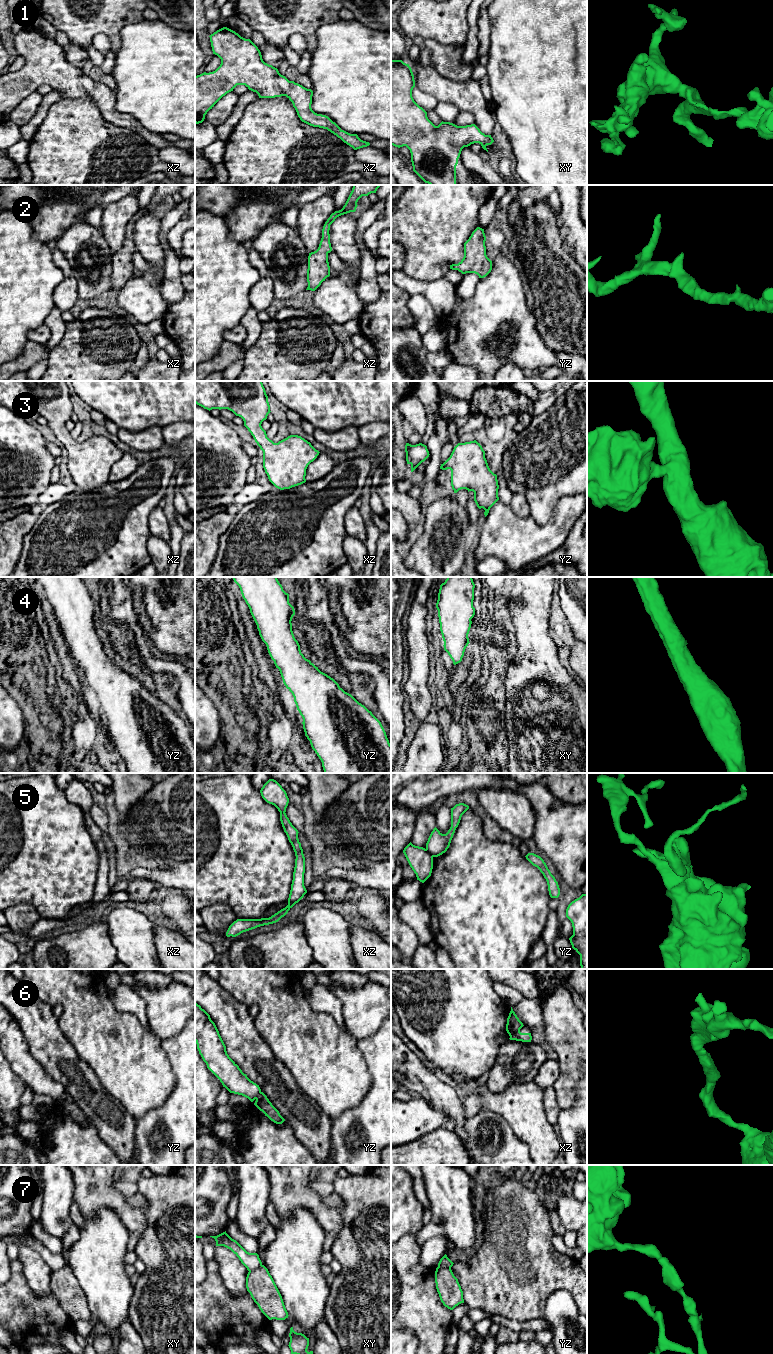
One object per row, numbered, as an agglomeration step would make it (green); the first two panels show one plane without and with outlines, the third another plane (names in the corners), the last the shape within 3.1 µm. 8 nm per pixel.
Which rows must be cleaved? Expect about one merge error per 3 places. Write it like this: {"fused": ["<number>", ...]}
{"fused": ["5", "6", "7"]}

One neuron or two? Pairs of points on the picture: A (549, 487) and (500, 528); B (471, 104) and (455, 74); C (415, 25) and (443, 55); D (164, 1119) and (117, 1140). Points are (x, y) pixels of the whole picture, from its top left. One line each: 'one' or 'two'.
A: two
B: two
C: two
D: two

